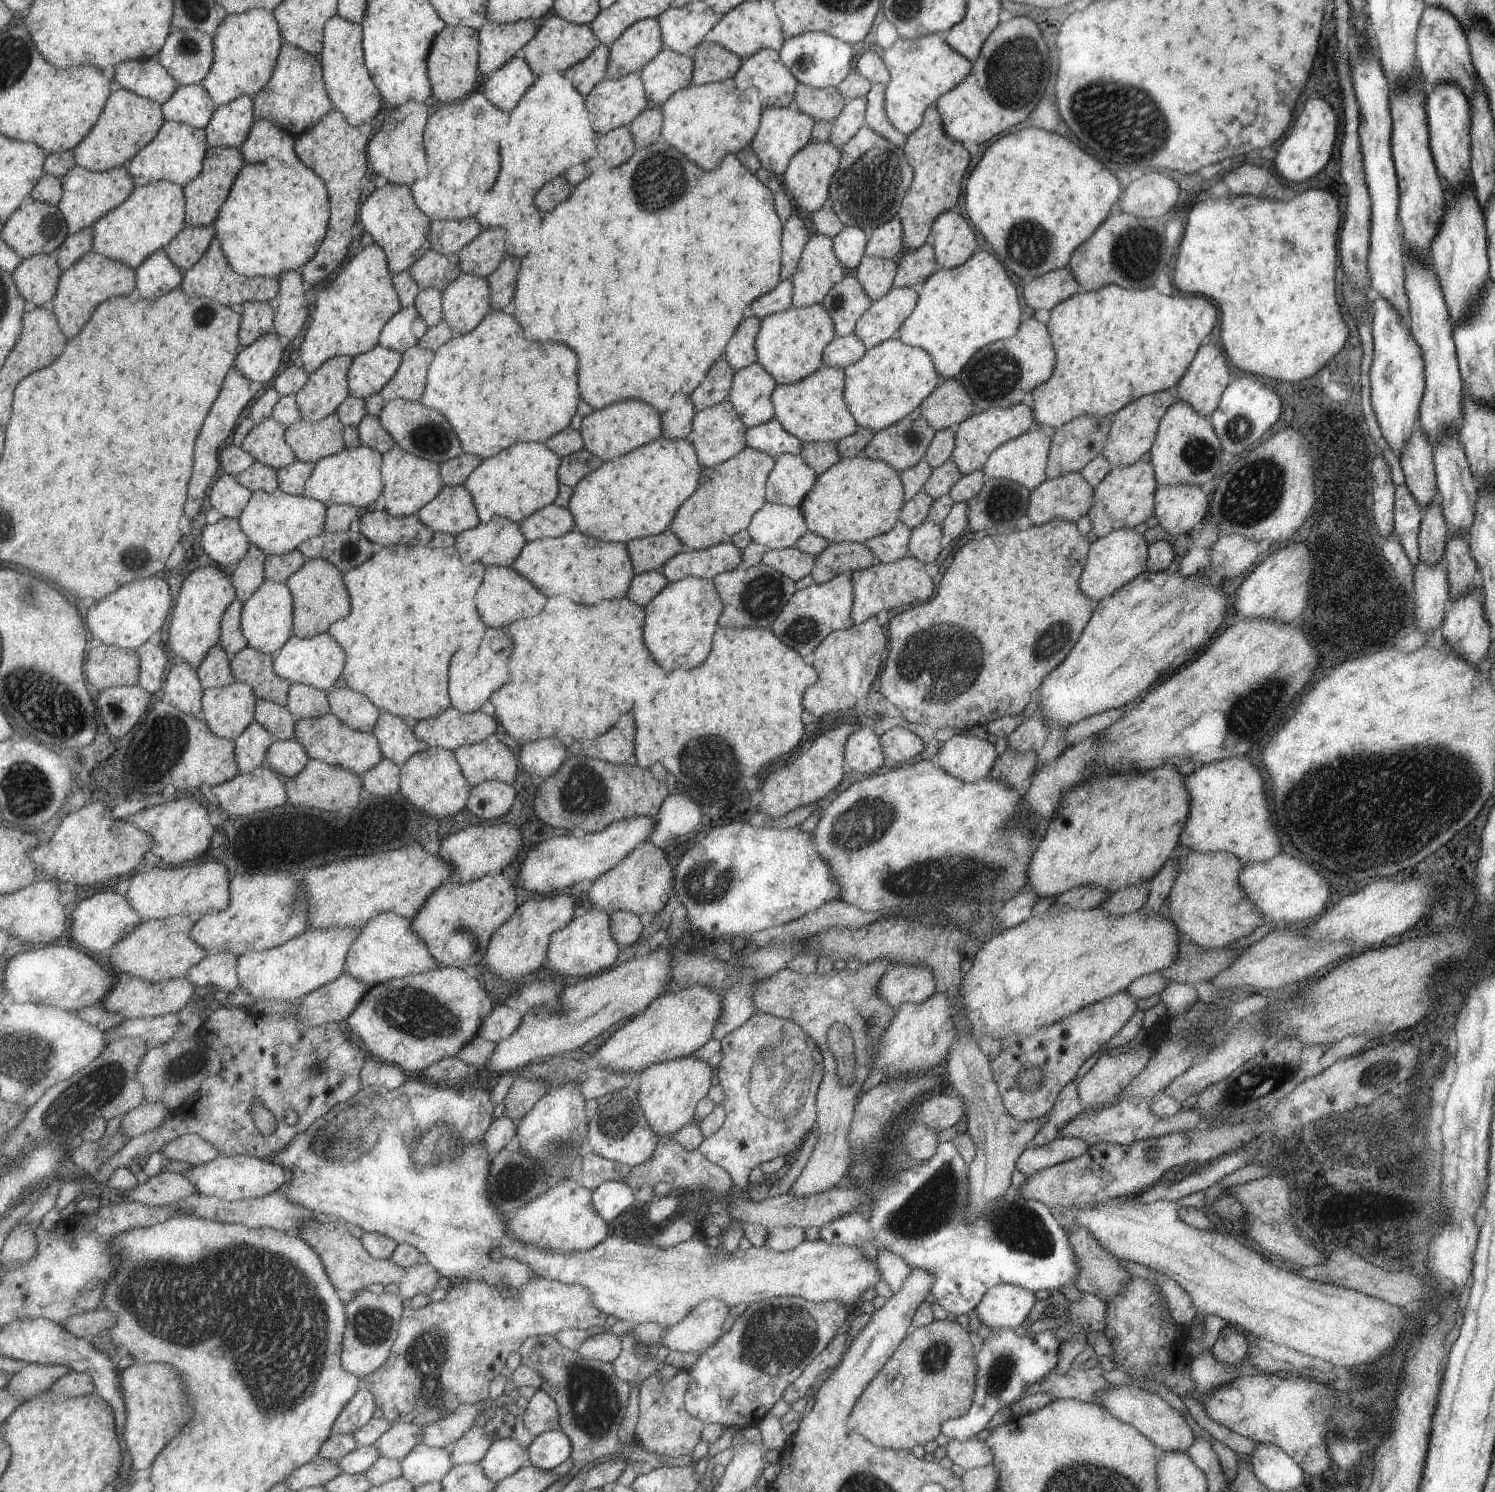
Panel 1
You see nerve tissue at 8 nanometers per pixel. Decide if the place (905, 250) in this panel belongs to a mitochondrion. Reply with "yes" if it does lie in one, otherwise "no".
no

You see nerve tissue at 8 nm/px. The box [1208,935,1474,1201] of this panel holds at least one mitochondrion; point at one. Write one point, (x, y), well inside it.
(1379, 1131)

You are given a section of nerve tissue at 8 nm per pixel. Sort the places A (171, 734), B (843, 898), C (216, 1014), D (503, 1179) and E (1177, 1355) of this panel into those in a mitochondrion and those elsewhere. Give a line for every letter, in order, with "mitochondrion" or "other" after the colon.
A: mitochondrion
B: other
C: other
D: mitochondrion
E: other

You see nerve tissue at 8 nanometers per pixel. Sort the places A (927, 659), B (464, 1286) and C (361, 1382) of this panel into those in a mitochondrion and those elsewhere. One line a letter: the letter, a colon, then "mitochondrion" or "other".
A: mitochondrion
B: other
C: other

